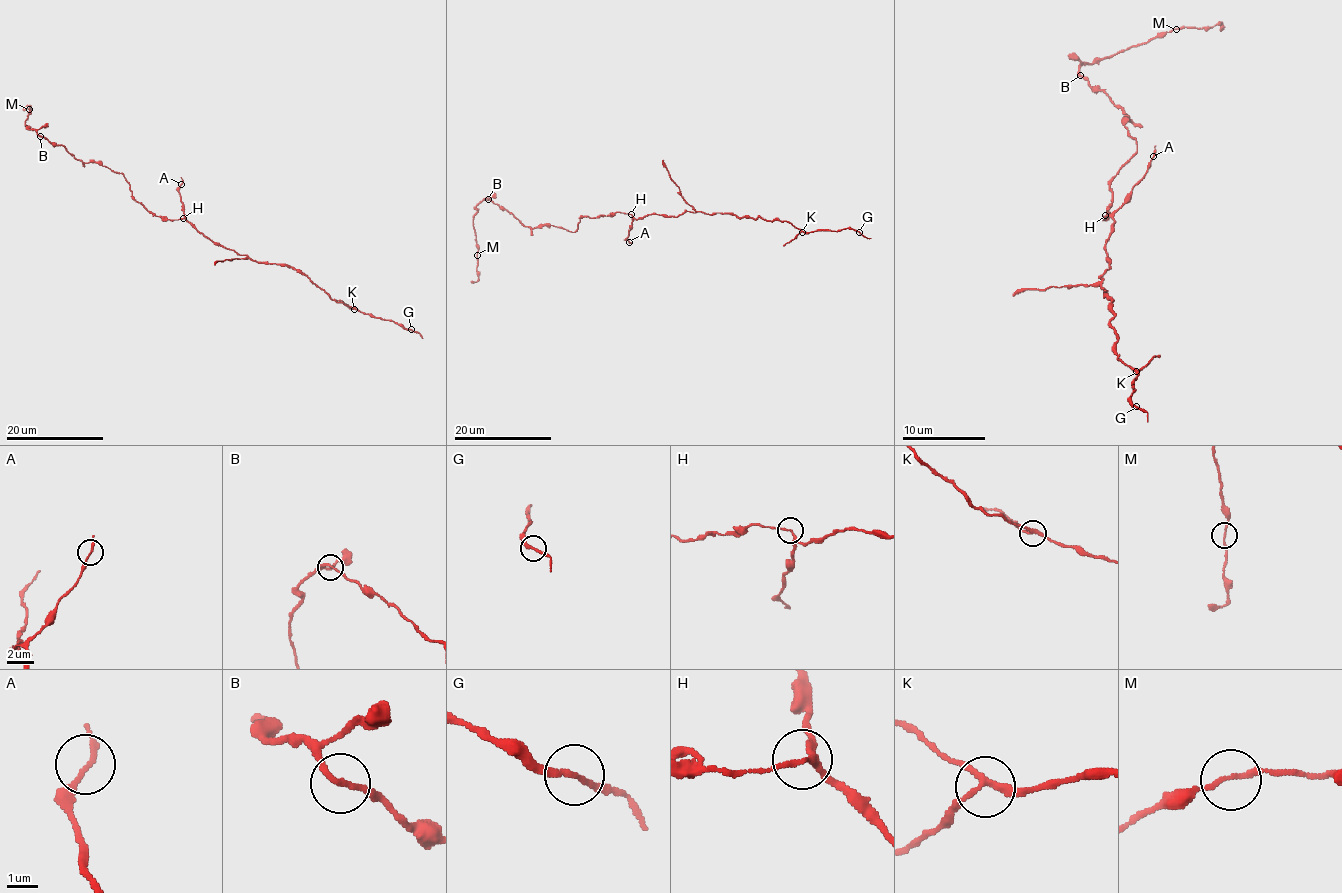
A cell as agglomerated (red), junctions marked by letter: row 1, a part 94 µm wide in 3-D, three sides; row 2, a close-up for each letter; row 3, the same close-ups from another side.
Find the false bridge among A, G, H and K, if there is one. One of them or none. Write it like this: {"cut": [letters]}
{"cut": []}

